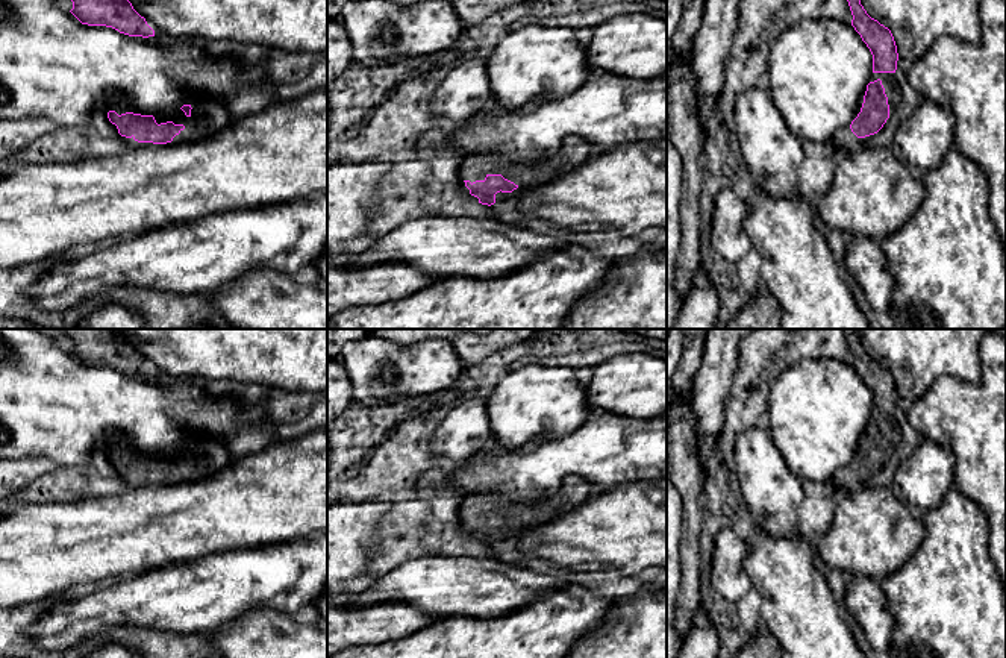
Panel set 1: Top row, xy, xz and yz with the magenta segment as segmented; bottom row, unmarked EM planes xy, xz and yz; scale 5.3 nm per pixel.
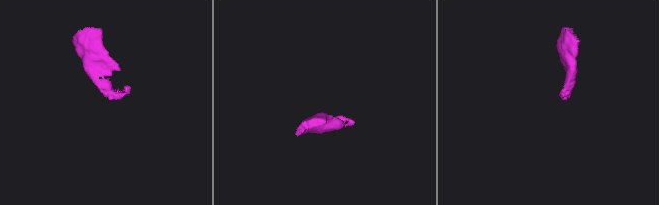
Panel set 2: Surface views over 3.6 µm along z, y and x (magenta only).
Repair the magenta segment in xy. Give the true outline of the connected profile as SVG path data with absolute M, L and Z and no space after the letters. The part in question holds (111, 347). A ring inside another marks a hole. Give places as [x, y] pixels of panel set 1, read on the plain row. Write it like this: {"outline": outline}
{"outline": "M61 329L73 341L70 350L82 364L106 365L129 376L155 376L121 329Z"}

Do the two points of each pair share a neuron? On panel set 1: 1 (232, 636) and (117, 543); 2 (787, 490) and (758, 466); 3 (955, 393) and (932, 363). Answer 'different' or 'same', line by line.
1: different
2: same
3: different

